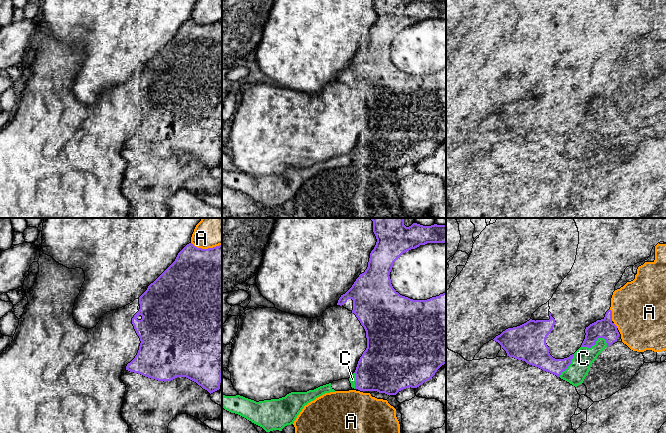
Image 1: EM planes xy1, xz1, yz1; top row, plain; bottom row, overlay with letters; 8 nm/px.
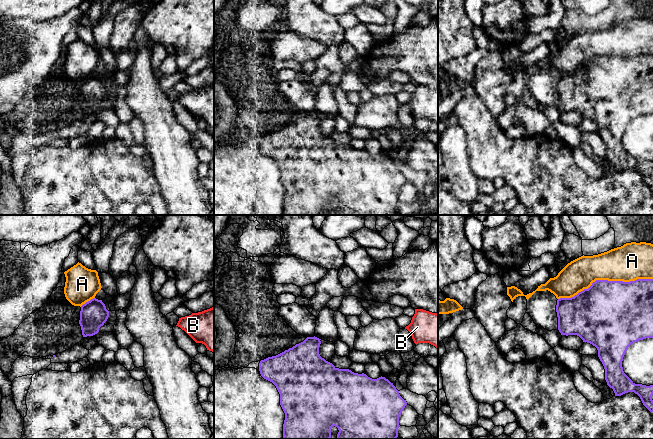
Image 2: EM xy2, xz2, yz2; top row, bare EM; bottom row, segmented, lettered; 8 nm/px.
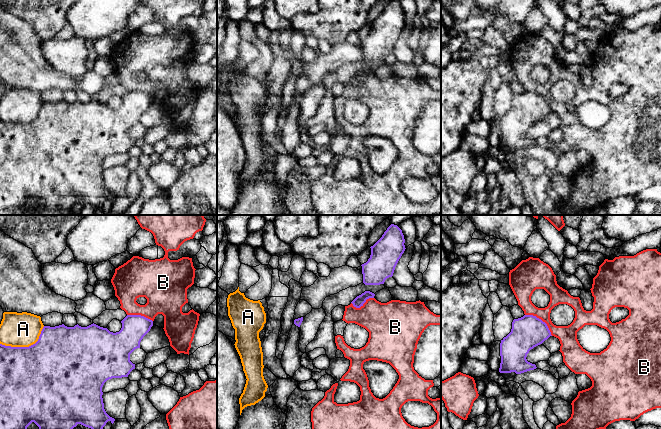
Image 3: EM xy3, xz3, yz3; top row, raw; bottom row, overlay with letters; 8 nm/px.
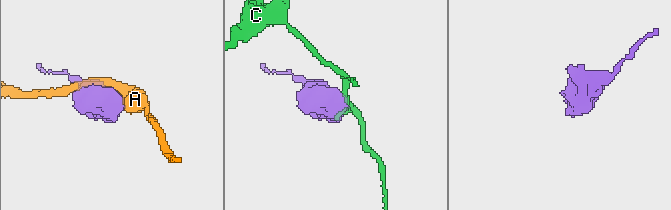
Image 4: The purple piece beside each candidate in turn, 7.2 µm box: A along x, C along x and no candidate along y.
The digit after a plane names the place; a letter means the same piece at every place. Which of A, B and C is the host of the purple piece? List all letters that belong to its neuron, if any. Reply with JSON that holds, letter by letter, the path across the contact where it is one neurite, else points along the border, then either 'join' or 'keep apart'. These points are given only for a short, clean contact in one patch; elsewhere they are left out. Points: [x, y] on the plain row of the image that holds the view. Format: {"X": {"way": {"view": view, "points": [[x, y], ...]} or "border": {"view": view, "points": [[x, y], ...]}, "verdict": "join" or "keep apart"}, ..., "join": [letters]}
{"A": {"verdict": "keep apart"}, "B": {"border": {"view": "yz3", "points": [[525, 90], [531, 90], [541, 95], [552, 111]]}, "verdict": "keep apart"}, "C": {"verdict": "join"}, "join": ["C"]}

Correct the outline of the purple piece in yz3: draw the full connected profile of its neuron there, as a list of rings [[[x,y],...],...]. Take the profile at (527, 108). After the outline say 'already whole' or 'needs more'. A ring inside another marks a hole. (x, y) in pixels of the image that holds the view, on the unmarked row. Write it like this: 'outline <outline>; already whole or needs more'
outline [[[524,91],[514,95],[511,108],[500,119],[499,148],[521,150],[536,145],[535,140],[527,137],[527,130],[550,112],[547,100],[536,92]]]; already whole

